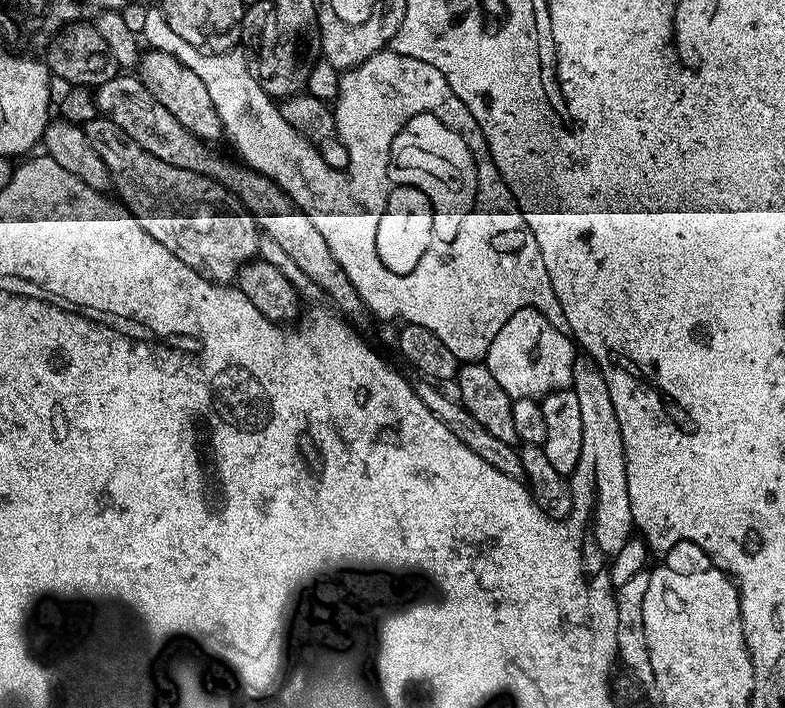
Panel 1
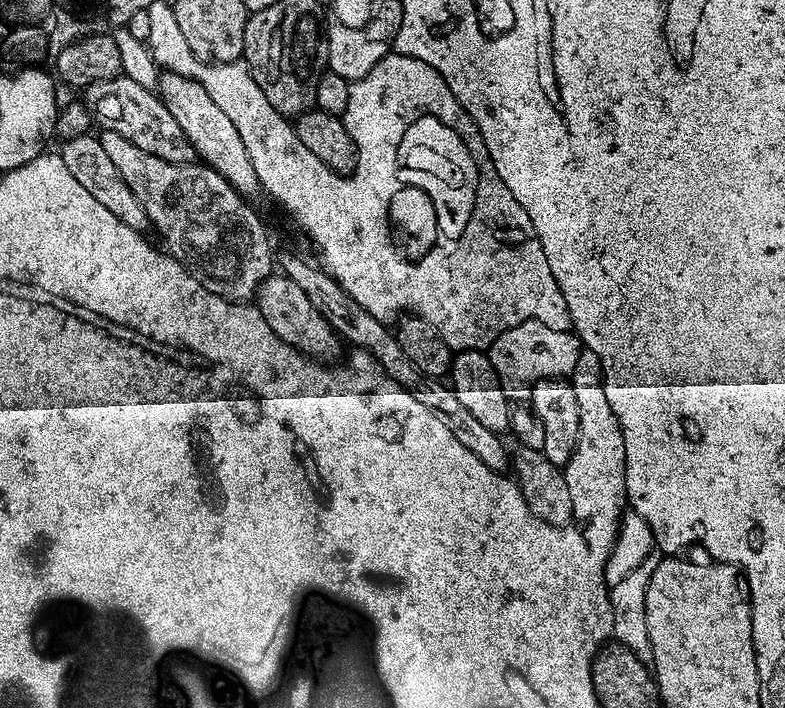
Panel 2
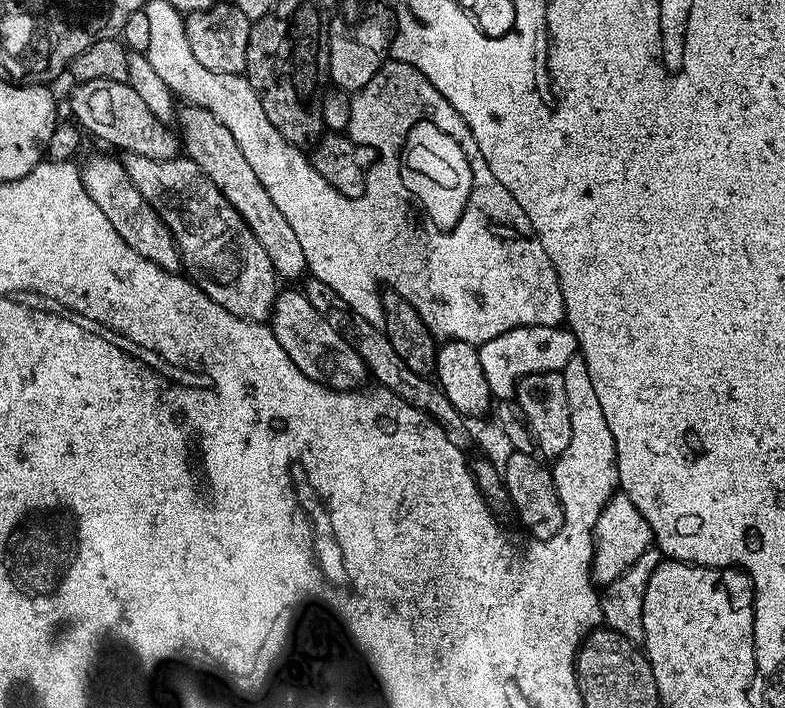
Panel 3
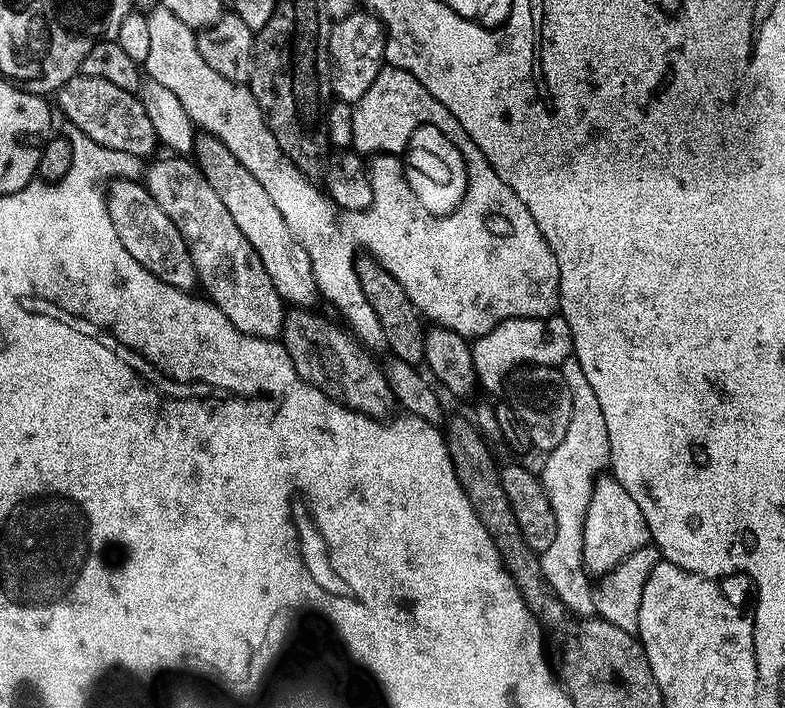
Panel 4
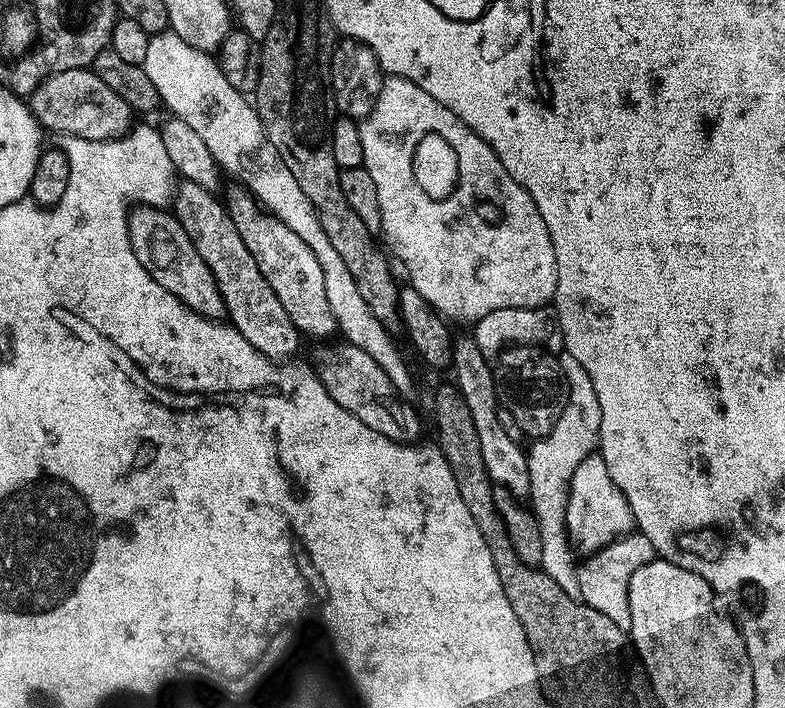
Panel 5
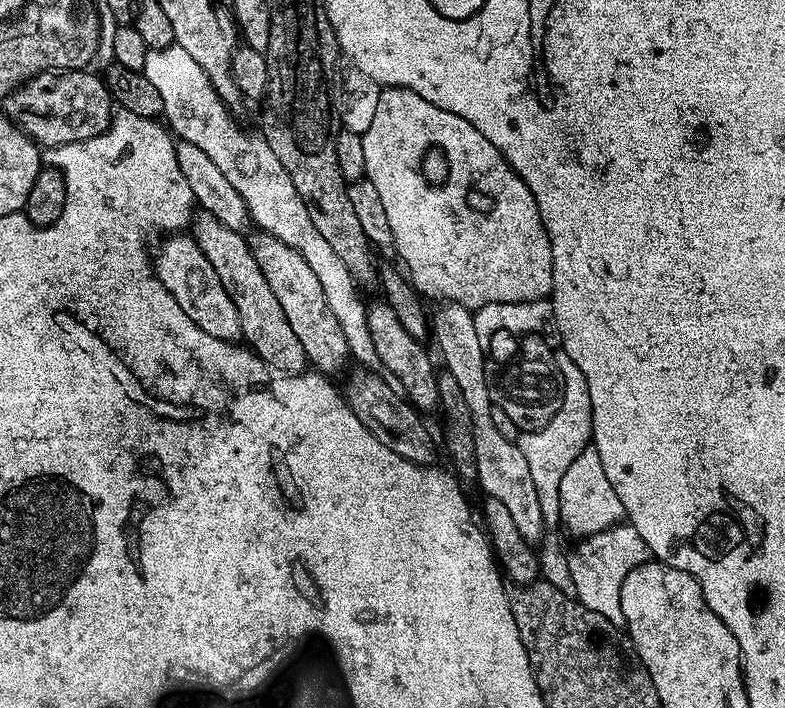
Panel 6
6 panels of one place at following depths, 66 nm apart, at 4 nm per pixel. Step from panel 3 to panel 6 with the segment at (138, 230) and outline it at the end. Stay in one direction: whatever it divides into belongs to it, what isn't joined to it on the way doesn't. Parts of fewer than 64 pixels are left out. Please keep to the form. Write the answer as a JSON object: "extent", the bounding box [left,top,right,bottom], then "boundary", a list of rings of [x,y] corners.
{"extent":[154,234,242,342],"boundary":[[[168,234],[159,241],[160,249],[154,252],[154,271],[156,276],[166,286],[166,290],[186,310],[186,318],[194,322],[210,338],[218,338],[229,342],[241,339],[242,322],[230,294],[226,294],[226,286],[222,286],[222,278],[214,266],[210,266],[210,258],[202,254],[195,239],[188,234]]]}

